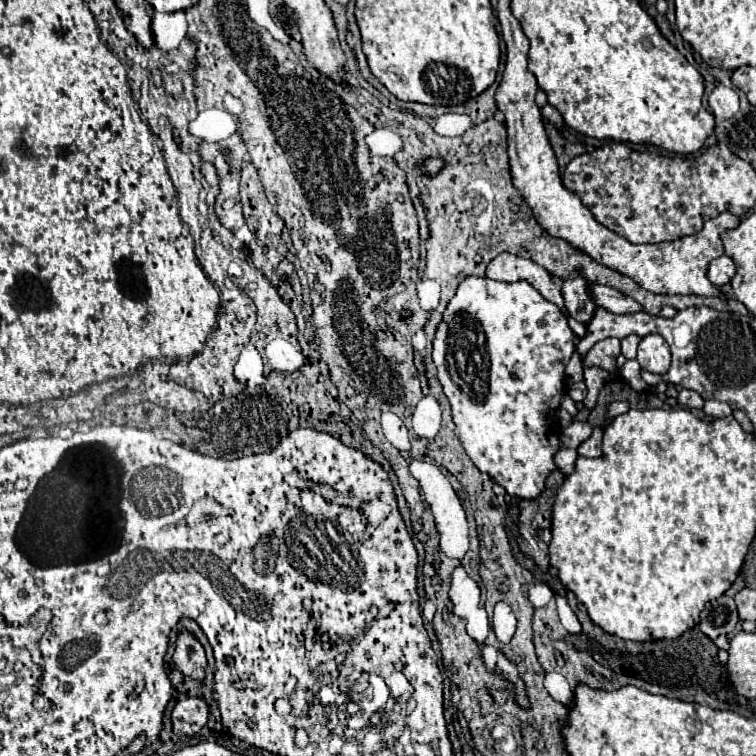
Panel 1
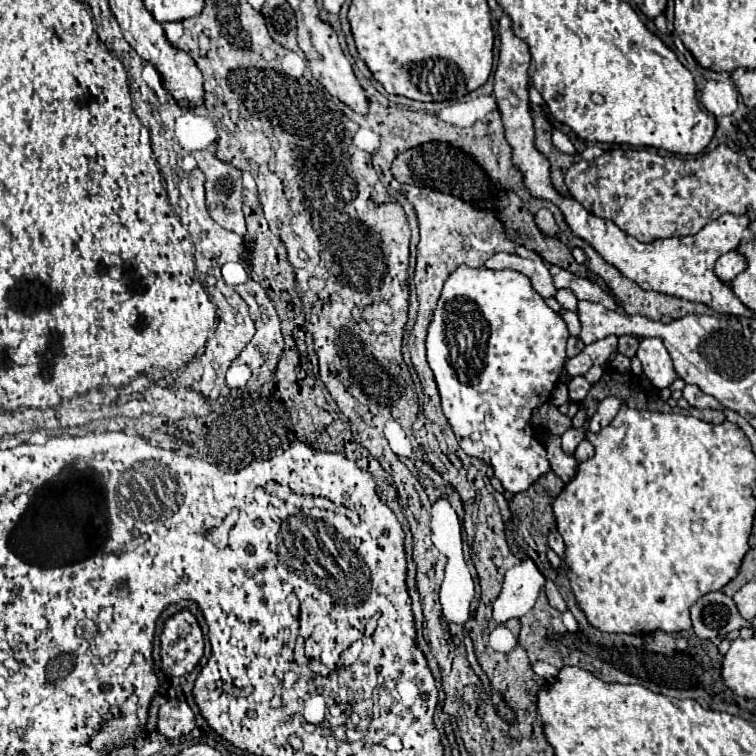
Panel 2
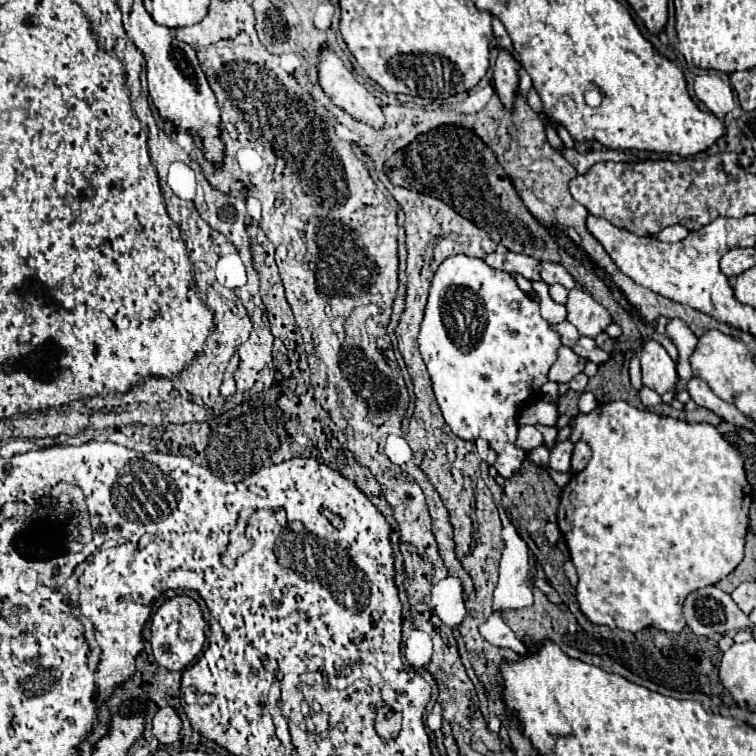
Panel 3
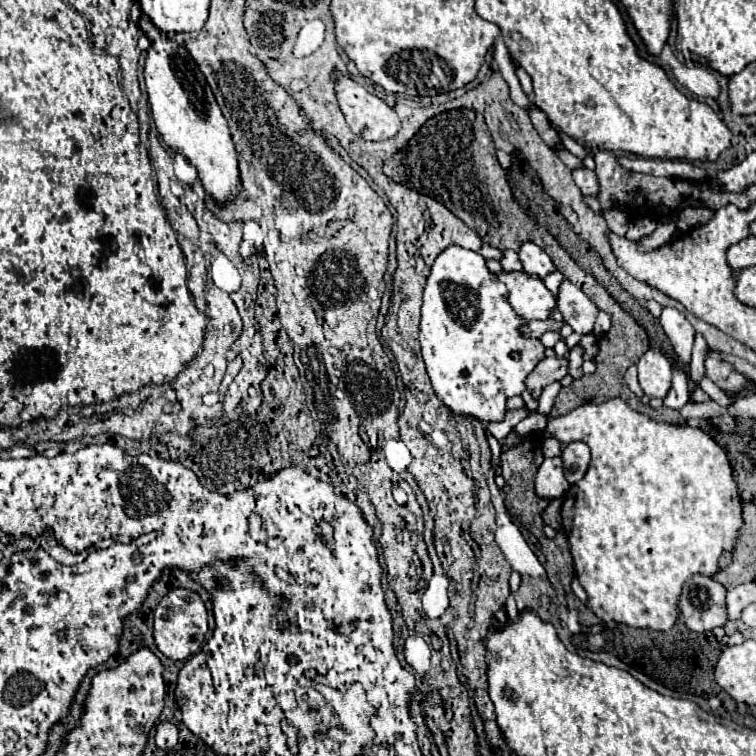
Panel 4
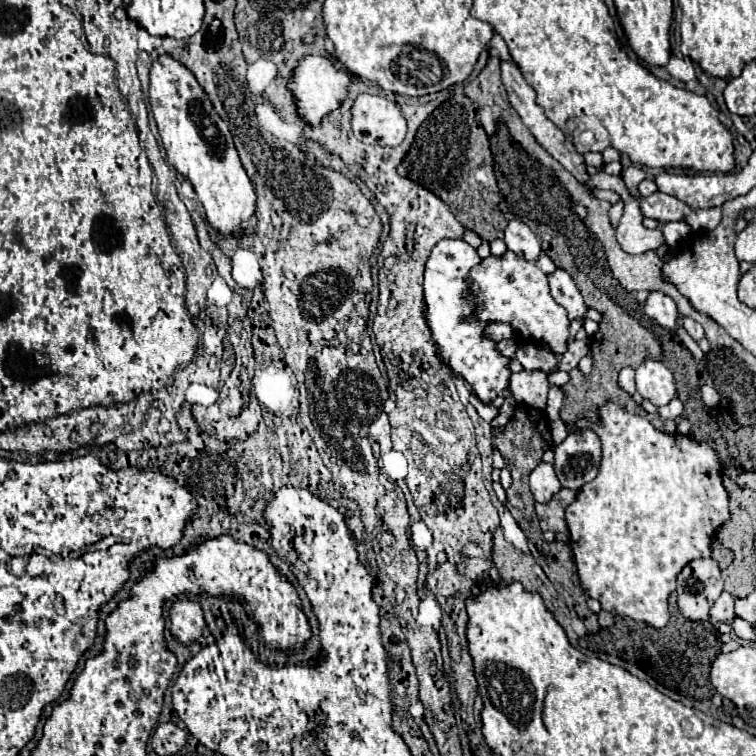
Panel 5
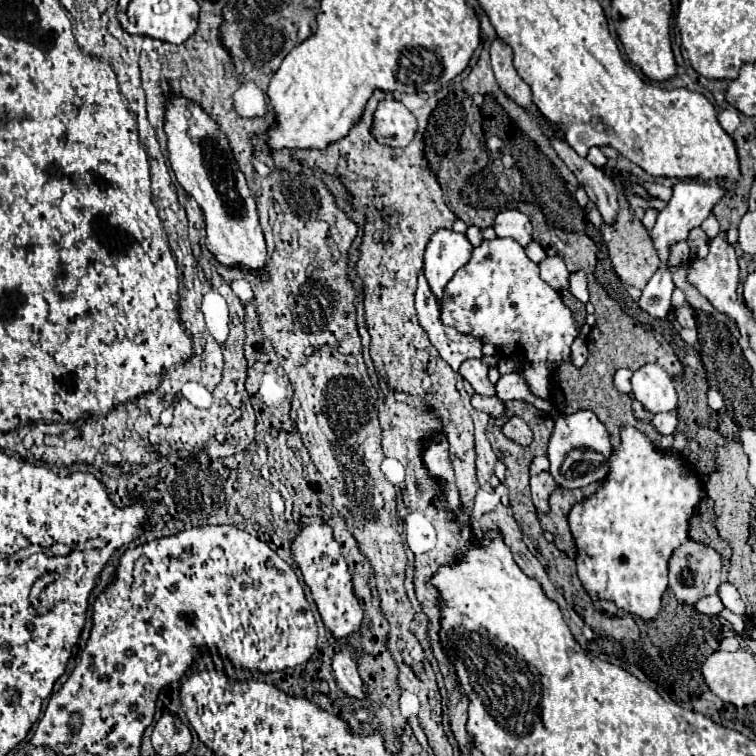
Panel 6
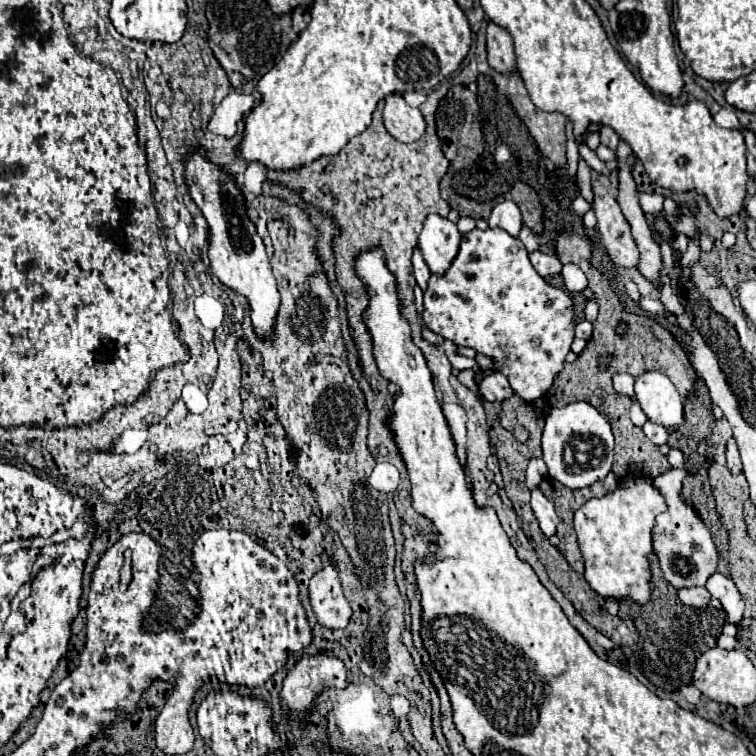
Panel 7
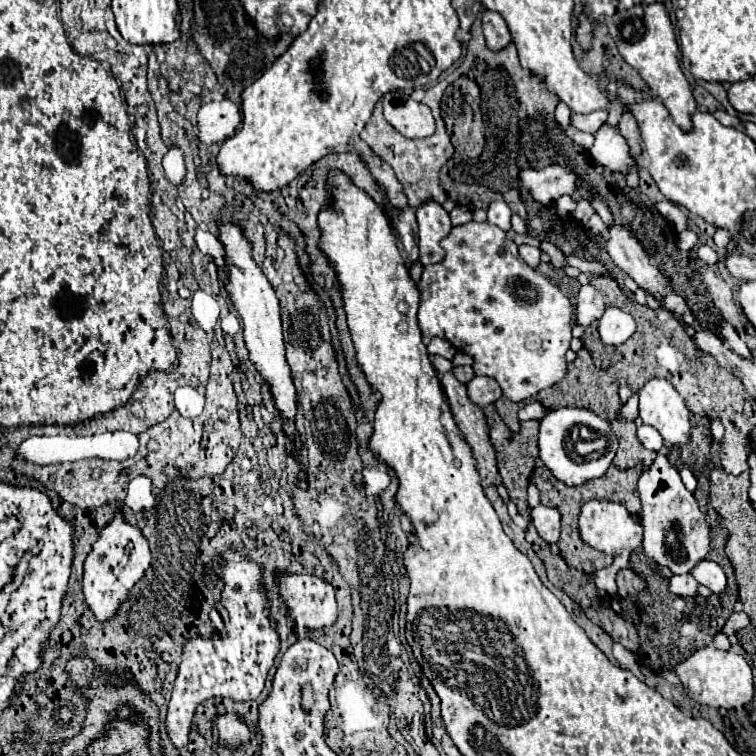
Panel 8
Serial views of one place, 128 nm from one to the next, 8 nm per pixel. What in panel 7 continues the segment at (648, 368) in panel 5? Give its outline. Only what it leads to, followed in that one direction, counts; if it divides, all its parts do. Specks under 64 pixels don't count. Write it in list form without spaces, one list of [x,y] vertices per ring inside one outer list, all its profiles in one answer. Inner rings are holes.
[[[648,370],[636,378],[636,400],[640,402],[648,420],[676,430],[684,422],[682,396],[658,370]]]

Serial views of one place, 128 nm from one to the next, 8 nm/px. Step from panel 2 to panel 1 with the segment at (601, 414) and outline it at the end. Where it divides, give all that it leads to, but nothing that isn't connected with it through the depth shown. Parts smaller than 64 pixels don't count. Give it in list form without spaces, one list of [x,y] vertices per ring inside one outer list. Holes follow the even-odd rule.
[[[594,428],[592,436],[578,446],[578,454],[594,458],[600,456],[600,450],[602,450],[602,428]]]

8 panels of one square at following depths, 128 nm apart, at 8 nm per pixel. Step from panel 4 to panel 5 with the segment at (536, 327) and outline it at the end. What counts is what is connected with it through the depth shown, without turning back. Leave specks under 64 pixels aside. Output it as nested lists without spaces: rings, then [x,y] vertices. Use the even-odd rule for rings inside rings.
[[[490,324],[490,326],[486,326],[484,334],[490,338],[496,338],[496,340],[514,340],[514,336],[516,336],[516,342],[518,342],[518,334],[514,332],[512,324]]]

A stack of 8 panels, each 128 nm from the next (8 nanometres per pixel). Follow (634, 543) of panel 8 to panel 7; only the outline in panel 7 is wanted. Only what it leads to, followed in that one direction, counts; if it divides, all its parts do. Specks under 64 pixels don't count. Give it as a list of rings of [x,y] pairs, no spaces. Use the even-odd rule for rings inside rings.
[[[626,474],[620,478],[620,484],[608,492],[602,498],[592,498],[586,504],[582,504],[576,514],[574,514],[574,530],[578,534],[578,544],[580,552],[584,556],[584,578],[590,584],[590,588],[600,594],[602,598],[630,598],[634,604],[644,606],[650,602],[654,582],[652,582],[652,572],[650,572],[650,558],[654,554],[654,526],[656,526],[656,516],[666,512],[666,500],[660,494],[660,490],[654,486],[650,476],[644,474]]]

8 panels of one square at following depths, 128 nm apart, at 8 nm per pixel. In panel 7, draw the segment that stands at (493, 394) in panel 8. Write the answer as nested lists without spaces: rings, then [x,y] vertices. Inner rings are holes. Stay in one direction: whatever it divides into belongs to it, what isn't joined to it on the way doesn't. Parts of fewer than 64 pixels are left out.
[[[492,372],[492,374],[488,374],[488,376],[480,382],[478,390],[480,390],[482,398],[488,400],[488,402],[494,402],[494,400],[500,400],[500,402],[502,402],[502,400],[506,400],[506,398],[510,398],[510,396],[514,394],[508,378],[506,378],[502,372]]]

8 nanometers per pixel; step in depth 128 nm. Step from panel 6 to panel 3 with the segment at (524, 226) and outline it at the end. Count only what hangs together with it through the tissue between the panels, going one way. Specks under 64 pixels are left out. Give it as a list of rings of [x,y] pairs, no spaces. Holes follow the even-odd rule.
[[[542,262],[542,280],[546,284],[562,284],[566,290],[574,290],[574,288],[580,288],[580,284],[572,278],[572,274],[560,266],[560,264],[554,264],[554,262]]]

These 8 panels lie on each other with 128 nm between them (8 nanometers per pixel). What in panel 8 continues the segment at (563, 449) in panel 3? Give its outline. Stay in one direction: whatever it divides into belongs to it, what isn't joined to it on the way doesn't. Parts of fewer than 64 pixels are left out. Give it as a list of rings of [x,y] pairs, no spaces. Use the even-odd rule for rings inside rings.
[[[538,504],[536,508],[532,508],[530,516],[532,516],[532,524],[536,526],[538,534],[548,544],[558,542],[558,536],[560,536],[560,514],[558,514],[558,510],[554,510],[552,506]]]

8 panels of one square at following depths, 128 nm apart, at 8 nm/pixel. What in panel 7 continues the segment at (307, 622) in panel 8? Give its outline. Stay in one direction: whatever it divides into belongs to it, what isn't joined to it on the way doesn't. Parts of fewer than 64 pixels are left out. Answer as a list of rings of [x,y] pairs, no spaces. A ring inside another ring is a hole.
[[[328,562],[310,580],[310,604],[318,622],[326,628],[346,628],[352,618],[352,608],[344,596],[338,570]]]

